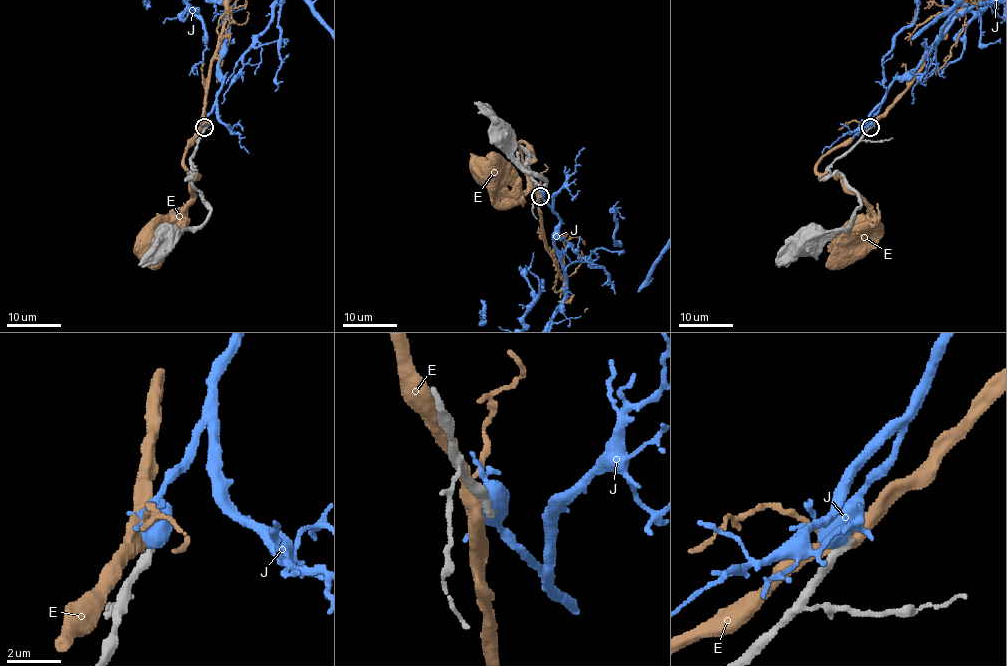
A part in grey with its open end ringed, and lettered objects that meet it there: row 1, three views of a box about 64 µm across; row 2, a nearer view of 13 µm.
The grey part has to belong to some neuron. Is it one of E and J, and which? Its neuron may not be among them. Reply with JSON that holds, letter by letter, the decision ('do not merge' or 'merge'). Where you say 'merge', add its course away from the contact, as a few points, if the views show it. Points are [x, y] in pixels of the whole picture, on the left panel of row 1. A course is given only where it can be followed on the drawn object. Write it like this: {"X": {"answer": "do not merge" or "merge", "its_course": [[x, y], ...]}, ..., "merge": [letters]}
{"E": {"answer": "do not merge"}, "J": {"answer": "do not merge"}, "merge": []}

